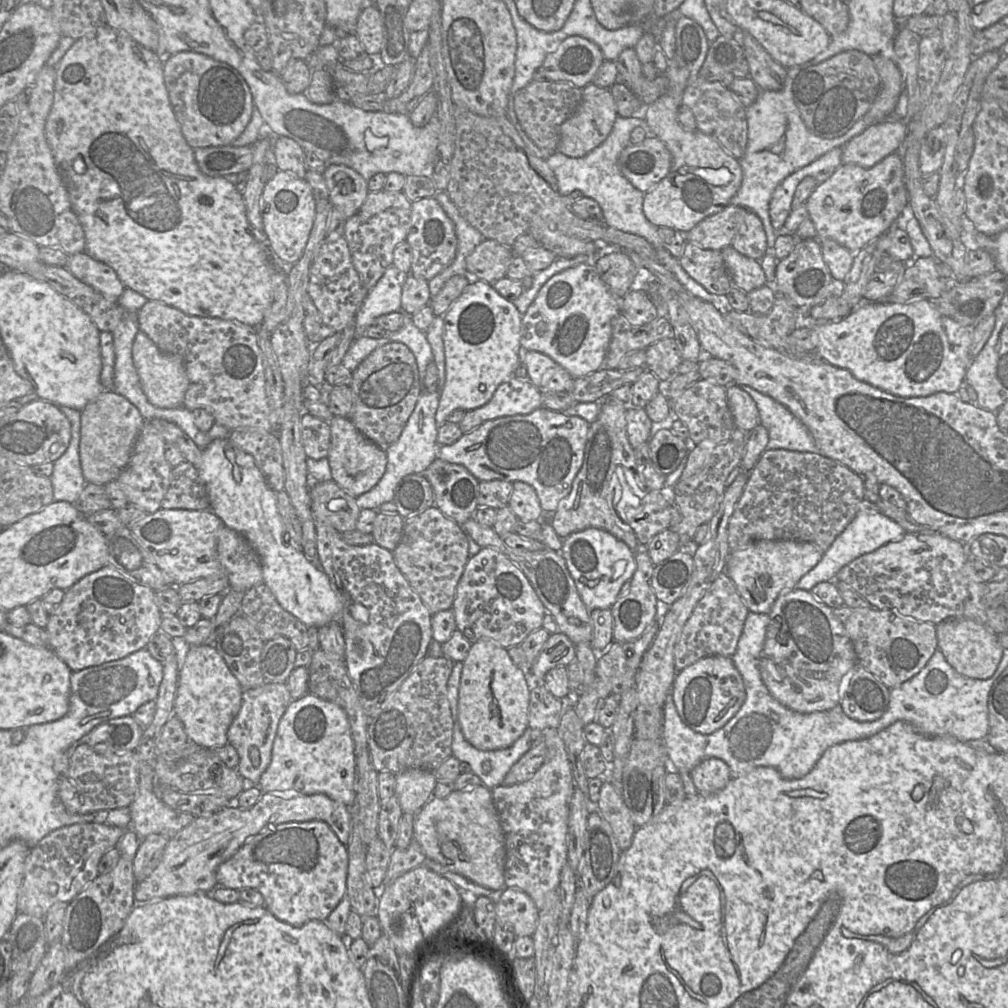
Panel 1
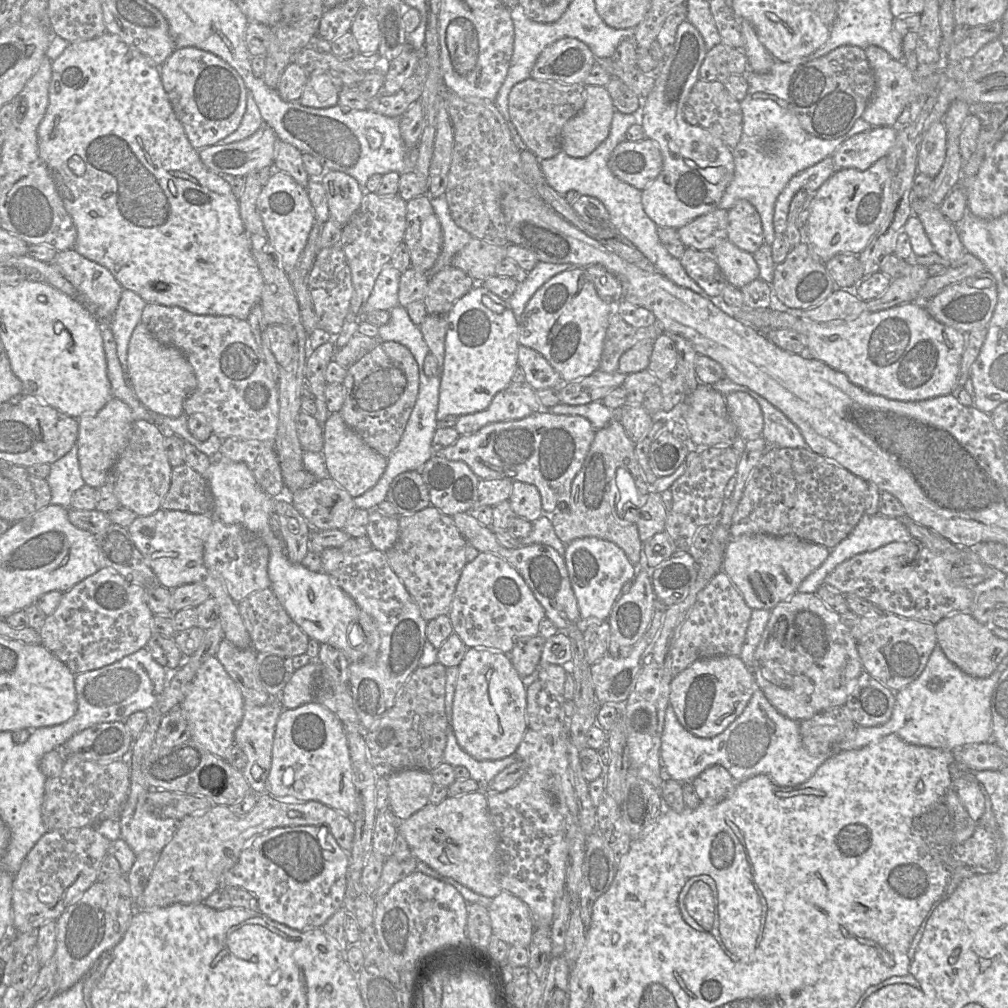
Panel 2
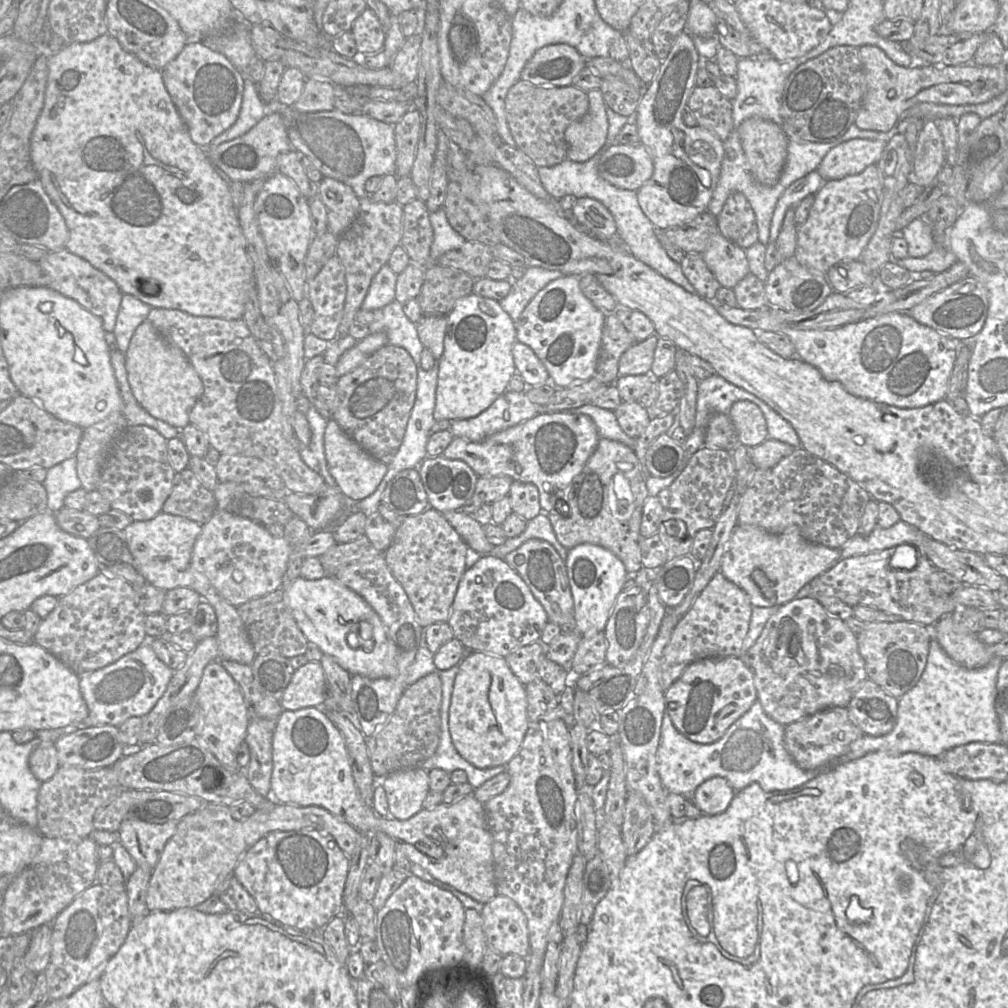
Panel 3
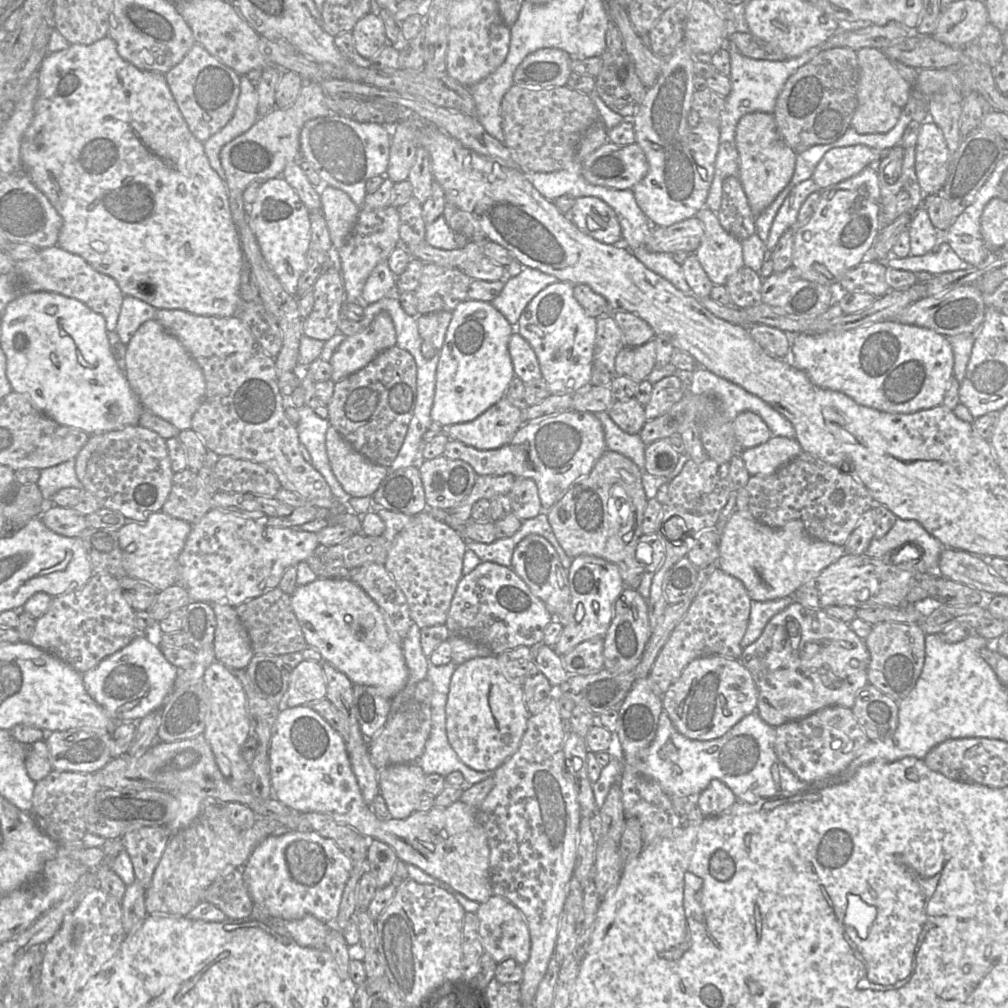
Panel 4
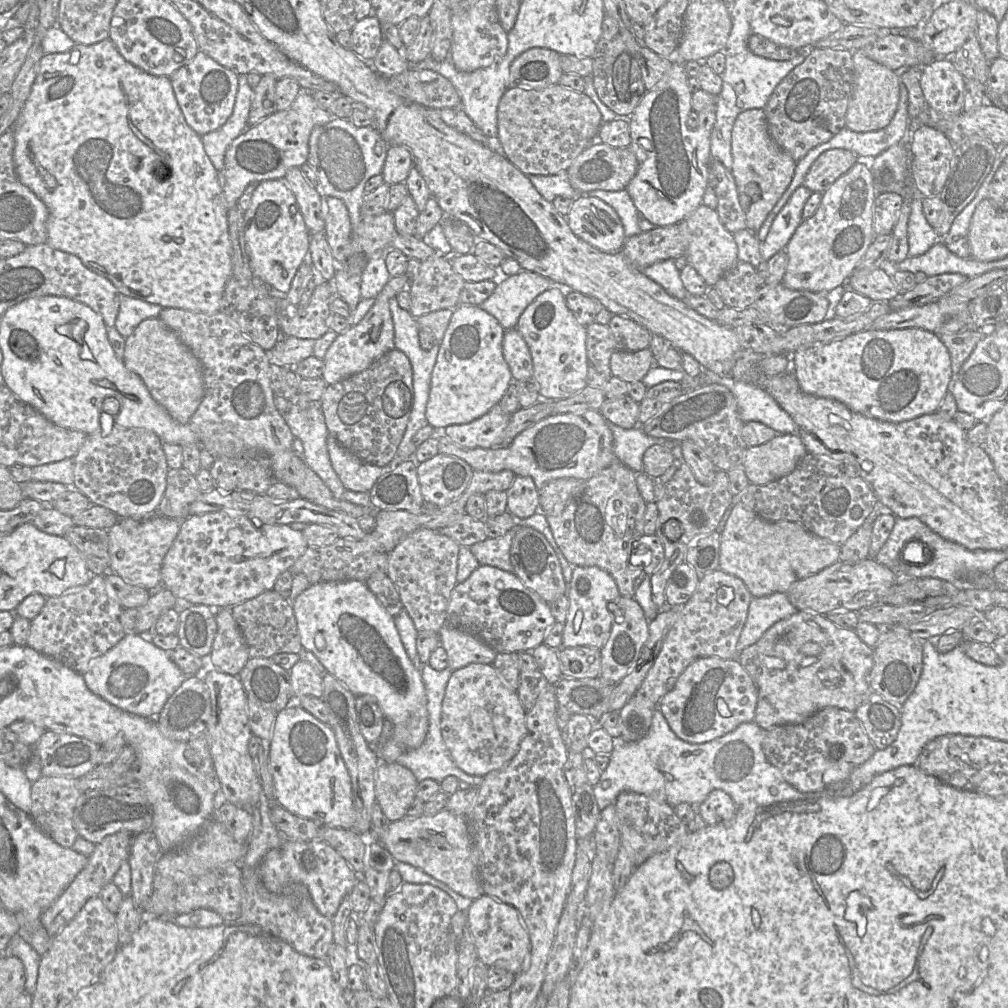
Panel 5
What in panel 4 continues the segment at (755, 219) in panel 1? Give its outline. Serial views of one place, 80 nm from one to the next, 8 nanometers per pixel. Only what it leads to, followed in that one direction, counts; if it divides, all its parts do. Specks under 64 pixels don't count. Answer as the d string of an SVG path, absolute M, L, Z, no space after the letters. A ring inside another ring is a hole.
M729 176L723 181L722 201L717 217L721 226L739 241L756 233L756 217L738 176Z

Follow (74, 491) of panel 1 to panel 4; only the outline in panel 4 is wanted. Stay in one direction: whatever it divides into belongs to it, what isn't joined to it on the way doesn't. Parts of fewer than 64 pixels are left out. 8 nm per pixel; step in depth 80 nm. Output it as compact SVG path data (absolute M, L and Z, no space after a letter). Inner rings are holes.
M75 457L56 466L42 469L37 484L48 504L53 504L52 496L62 488L82 489L83 485L76 474Z

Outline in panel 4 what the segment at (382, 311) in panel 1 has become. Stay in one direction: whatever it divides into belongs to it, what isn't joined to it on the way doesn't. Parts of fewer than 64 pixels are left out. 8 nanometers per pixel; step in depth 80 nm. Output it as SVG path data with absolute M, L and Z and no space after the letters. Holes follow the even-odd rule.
M388 262L378 264L369 275L361 295L364 305L378 302L396 292L397 277Z

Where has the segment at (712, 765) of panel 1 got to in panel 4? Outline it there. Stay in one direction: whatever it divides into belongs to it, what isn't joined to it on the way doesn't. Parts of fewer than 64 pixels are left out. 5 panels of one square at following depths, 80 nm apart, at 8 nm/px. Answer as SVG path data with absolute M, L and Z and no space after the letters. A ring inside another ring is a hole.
M718 779L711 780L709 785L697 795L697 804L706 818L726 813L736 802L735 794Z

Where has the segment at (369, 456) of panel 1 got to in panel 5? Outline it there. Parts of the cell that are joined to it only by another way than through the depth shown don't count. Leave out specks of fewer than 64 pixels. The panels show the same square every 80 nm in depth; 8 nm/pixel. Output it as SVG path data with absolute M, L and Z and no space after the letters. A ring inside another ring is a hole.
M330 433L327 448L331 465L346 490L369 492L383 474L383 468L362 461L341 446Z

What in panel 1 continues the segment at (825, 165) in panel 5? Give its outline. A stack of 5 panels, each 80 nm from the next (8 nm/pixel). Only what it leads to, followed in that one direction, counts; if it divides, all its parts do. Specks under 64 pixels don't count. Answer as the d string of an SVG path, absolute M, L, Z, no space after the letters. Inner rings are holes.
M887 118L869 125L842 147L842 165L873 167L897 151L905 140L907 132L908 125L905 120Z

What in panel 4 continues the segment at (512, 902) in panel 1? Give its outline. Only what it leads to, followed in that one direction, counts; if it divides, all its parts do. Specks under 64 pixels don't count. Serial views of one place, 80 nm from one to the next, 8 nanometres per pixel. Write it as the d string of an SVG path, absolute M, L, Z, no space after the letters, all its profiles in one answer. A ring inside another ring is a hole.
M492 895L485 903L481 903L476 912L479 919L479 935L482 946L497 963L514 959L525 964L530 955L530 932L523 913L509 900L499 895Z

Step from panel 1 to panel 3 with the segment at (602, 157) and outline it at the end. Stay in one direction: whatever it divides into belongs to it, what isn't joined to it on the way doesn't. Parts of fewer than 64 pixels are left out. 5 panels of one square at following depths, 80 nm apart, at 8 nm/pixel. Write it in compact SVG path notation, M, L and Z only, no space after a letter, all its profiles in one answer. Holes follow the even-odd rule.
M608 106L606 112L608 117L608 135L605 146L585 162L576 162L566 158L555 166L539 167L538 173L541 183L554 199L560 199L565 195L574 195L577 198L590 197L600 201L613 215L617 226L617 236L634 257L650 266L666 279L680 285L689 293L697 294L693 285L684 275L681 264L670 258L661 244L658 229L644 214L639 205L637 191L616 187L600 176L598 164L602 157L602 151L616 143L618 133L629 121L629 116L620 115Z

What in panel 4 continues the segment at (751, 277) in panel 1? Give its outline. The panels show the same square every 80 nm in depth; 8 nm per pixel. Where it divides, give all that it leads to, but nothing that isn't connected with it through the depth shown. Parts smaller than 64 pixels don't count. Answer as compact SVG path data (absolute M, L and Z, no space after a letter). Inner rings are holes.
M707 207L702 208L695 217L702 222L704 234L694 254L712 283L714 285L725 285L730 276L744 267L741 241L729 234L719 223L717 213Z

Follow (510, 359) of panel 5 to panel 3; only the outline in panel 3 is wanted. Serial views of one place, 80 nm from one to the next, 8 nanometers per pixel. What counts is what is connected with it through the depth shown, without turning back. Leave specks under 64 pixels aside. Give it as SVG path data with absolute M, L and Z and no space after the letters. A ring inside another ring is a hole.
M516 341L512 354L516 372L521 374L527 387L540 386L550 382L546 367L529 346Z

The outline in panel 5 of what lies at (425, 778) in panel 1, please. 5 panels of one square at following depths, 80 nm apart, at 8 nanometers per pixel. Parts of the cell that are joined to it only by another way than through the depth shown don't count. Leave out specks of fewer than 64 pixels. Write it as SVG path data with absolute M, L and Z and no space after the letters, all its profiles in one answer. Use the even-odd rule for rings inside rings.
M380 762L376 770L376 802L390 822L402 819L416 798L419 781L412 771L396 762Z

